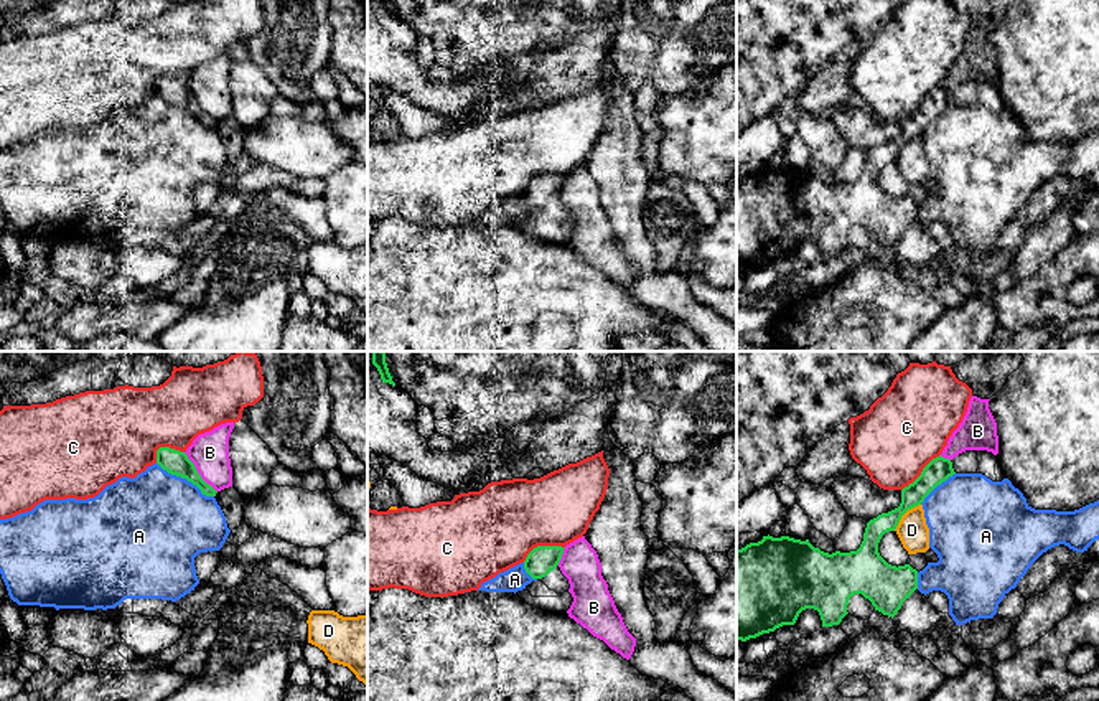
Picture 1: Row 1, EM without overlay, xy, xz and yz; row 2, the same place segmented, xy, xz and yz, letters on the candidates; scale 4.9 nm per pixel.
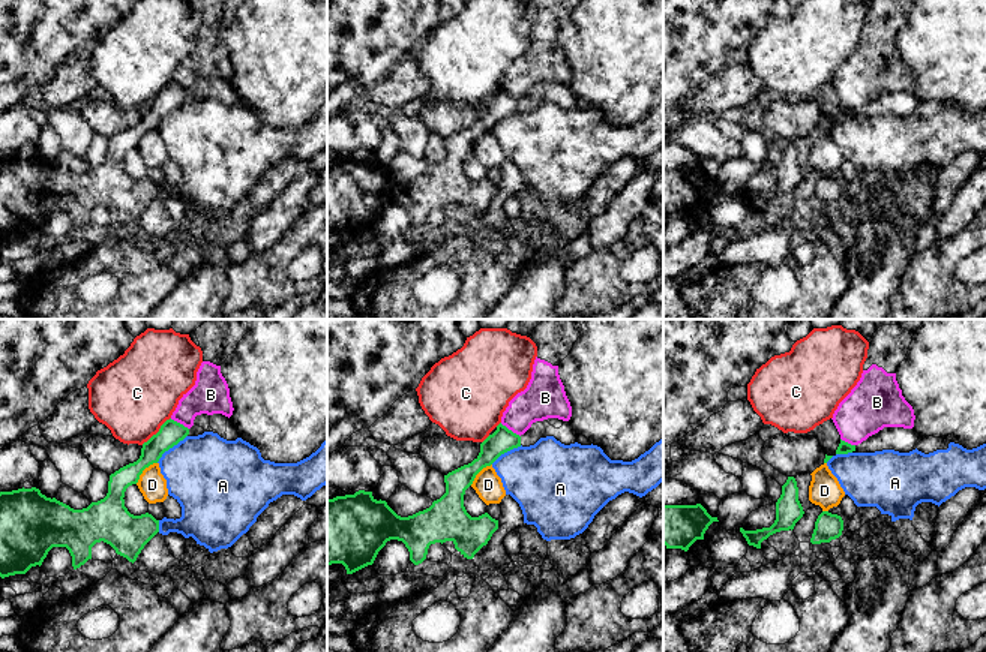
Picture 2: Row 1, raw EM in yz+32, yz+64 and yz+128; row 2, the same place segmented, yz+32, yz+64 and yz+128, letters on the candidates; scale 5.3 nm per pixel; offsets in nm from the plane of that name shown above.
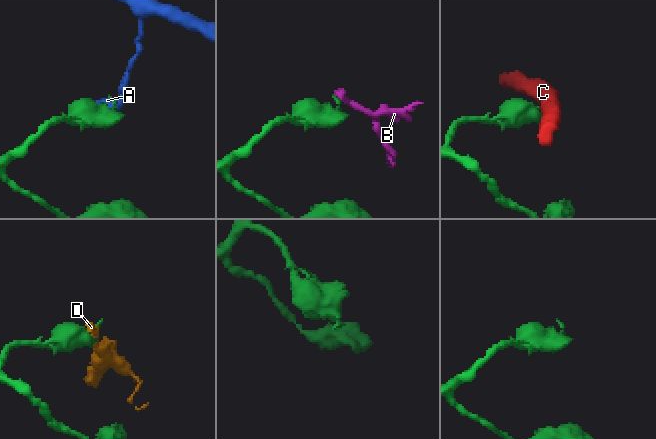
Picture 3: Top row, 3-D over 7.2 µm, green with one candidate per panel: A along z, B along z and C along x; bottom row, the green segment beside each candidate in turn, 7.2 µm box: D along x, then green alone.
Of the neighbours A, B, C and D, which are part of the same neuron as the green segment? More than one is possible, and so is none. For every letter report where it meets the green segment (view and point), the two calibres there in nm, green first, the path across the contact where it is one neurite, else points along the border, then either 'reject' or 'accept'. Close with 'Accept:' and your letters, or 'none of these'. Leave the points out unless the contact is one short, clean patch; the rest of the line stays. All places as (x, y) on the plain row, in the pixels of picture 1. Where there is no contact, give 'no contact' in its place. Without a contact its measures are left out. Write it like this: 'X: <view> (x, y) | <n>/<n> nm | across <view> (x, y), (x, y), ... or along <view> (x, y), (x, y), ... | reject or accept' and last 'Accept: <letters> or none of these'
A: xy (185, 108) | 120/480 nm | reject
B: xy (196, 103) | 120/190 nm | along xy (183, 83), (196, 103), (216, 122) | reject
C: xz (542, 177) | 140/400 nm | reject
D: yz (903, 144) | 110/150 nm | reject
Accept: none of these

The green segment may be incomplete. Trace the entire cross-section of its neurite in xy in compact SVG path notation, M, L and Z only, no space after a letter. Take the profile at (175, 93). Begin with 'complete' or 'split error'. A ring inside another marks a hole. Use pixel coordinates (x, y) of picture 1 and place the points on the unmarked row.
complete | M160 78L157 81L157 94L168 104L186 109L196 115L203 125L216 127L217 122L201 109L194 94L185 82L170 78Z

